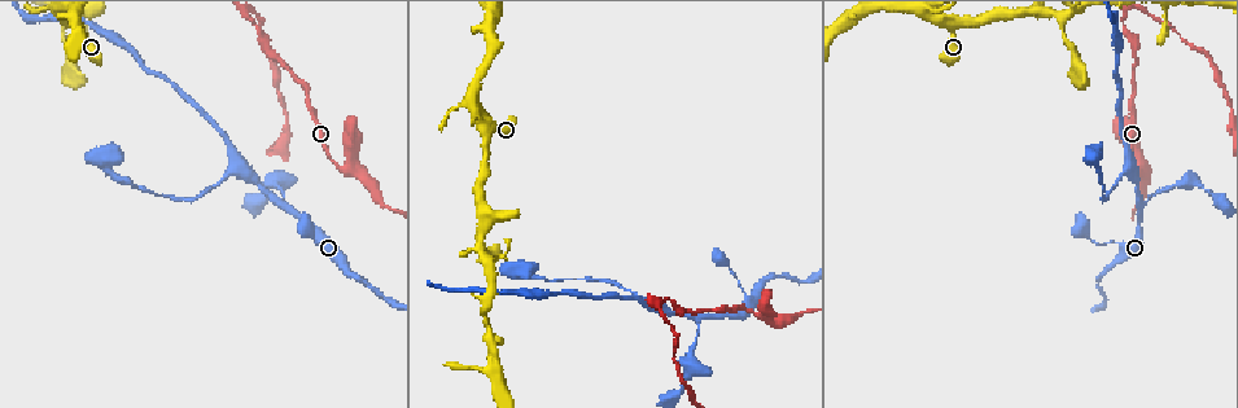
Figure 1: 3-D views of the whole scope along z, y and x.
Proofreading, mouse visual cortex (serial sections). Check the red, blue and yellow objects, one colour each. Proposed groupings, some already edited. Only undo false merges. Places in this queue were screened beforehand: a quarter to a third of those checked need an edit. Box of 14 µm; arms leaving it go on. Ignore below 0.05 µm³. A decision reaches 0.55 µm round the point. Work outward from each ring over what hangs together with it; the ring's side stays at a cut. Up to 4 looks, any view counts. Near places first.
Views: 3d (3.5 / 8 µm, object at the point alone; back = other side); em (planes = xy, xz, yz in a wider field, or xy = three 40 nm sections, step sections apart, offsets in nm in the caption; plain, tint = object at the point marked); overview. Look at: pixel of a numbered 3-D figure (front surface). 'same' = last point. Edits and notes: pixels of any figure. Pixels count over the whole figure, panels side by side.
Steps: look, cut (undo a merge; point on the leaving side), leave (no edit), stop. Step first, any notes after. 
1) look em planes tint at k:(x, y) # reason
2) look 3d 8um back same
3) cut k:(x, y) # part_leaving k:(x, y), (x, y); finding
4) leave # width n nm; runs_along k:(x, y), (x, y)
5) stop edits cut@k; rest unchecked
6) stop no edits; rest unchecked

look 3d 3.5um at 1:(282, 205) # three arms meet

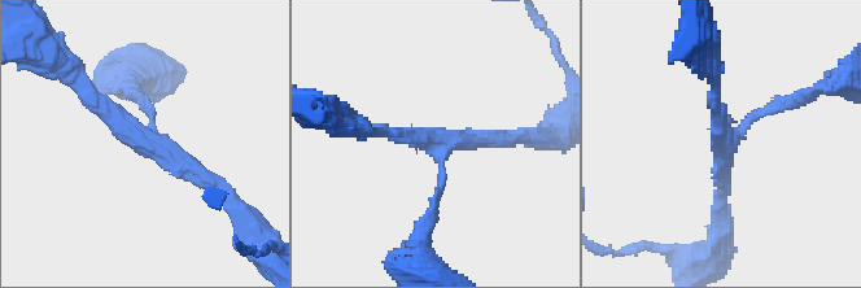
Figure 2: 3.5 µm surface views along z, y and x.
leave # runs_along 2:(219, 190), (123, 130), (79, 87); one cell here

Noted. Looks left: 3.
look 3d 3.5um at 1:(635, 291) # sudden change in width

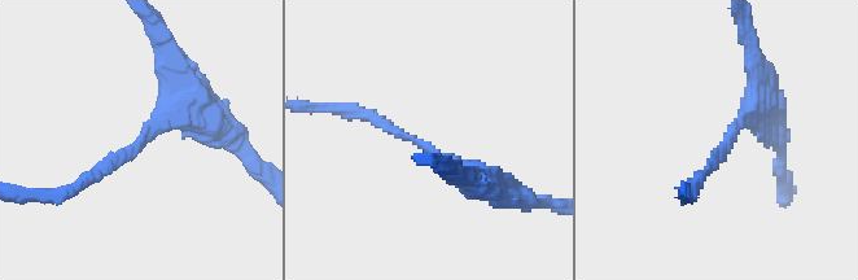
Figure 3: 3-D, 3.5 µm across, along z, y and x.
look em xy step 1 tint at 3:(142, 142) # arm_widths 150, 400 nm

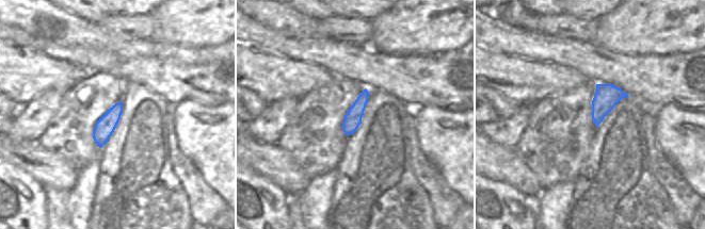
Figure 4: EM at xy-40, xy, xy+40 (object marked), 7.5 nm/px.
leave # runs_along 3:(204, 110), (180, 106), (73, 189); one cell here

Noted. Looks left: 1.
stop no edits; rest unchecked

